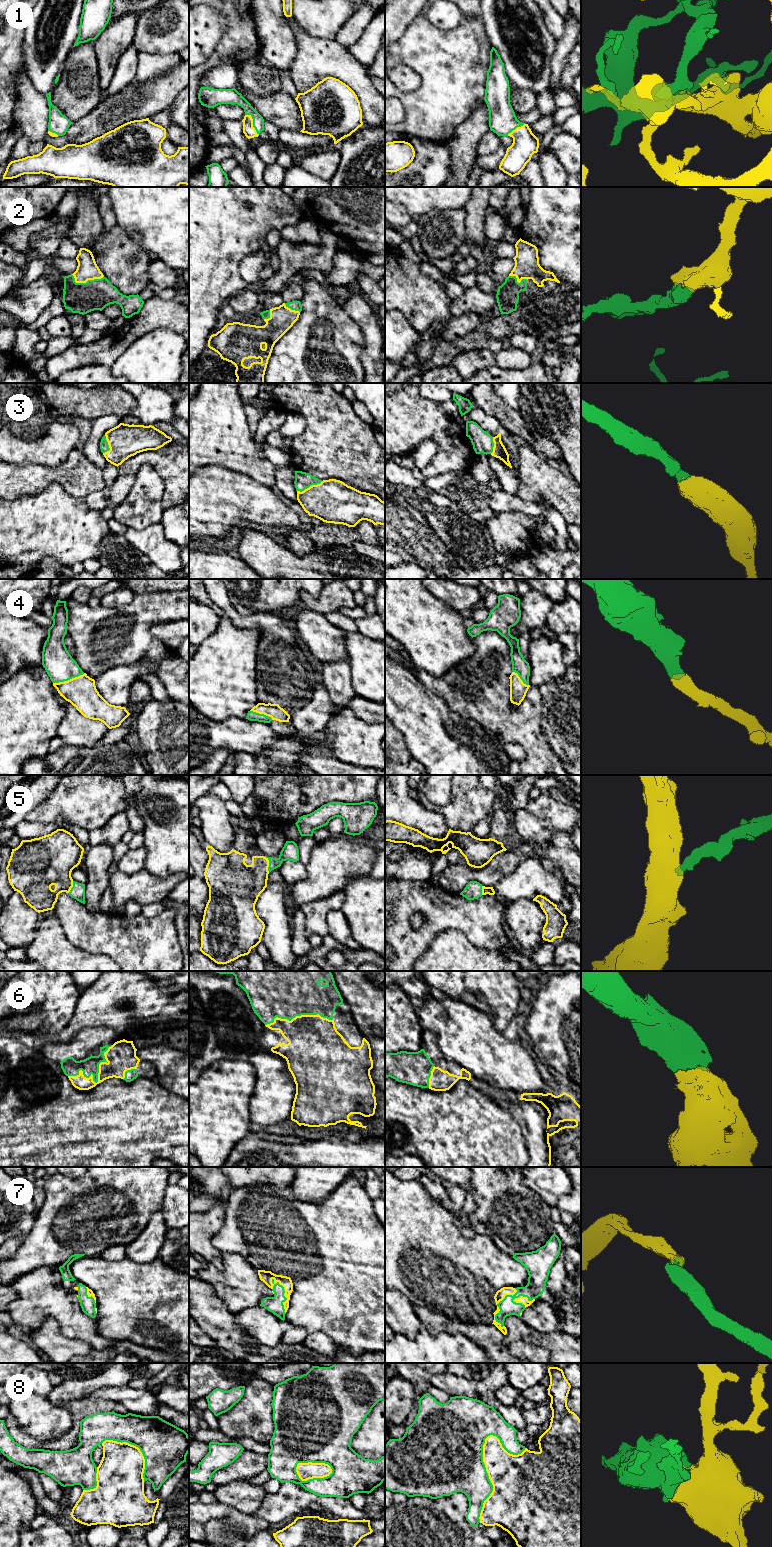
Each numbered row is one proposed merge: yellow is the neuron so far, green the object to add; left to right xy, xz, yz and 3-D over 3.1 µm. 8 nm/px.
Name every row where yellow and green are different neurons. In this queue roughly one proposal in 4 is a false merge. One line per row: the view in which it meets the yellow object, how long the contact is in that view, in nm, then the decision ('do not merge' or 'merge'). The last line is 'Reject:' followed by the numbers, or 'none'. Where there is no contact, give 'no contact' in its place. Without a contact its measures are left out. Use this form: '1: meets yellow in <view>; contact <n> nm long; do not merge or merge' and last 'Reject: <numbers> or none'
1: meets yellow in xz; contact 200 nm long; merge
2: meets yellow in xy; contact 260 nm long; merge
3: meets yellow in xz; contact 220 nm long; merge
4: meets yellow in xy; contact 260 nm long; merge
5: meets yellow in xz; contact 140 nm long; merge
6: meets yellow in xy; contact 440 nm long; merge
7: meets yellow in xz; contact 300 nm long; merge
8: meets yellow in yz; contact 700 nm long; do not merge
Reject: 8

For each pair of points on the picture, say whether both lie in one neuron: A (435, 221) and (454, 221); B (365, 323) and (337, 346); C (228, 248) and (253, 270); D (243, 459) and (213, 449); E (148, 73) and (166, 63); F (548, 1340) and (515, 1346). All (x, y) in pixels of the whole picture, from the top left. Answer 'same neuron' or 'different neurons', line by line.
A: same neuron
B: different neurons
C: different neurons
D: same neuron
E: same neuron
F: different neurons

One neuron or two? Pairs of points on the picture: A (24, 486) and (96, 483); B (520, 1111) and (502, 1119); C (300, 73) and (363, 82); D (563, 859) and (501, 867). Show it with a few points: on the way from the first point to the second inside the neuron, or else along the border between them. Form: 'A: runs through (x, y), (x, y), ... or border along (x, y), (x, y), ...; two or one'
A: runs through (42, 476), (78, 476); one
B: border along (495, 1101), (511, 1114), (524, 1135); two
C: runs through (316, 69), (347, 69); one
D: runs through (548, 852), (522, 852), (516, 856); one

